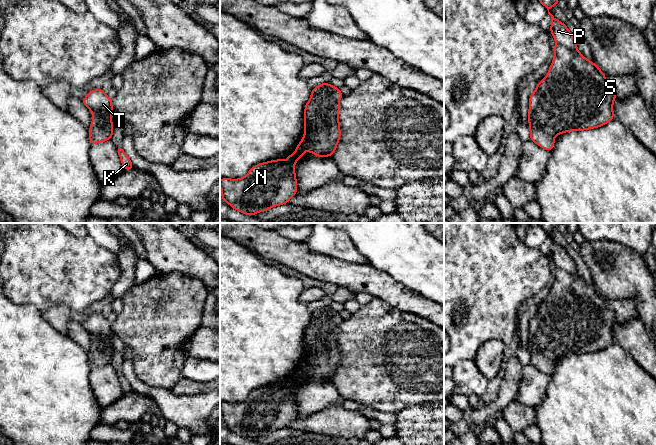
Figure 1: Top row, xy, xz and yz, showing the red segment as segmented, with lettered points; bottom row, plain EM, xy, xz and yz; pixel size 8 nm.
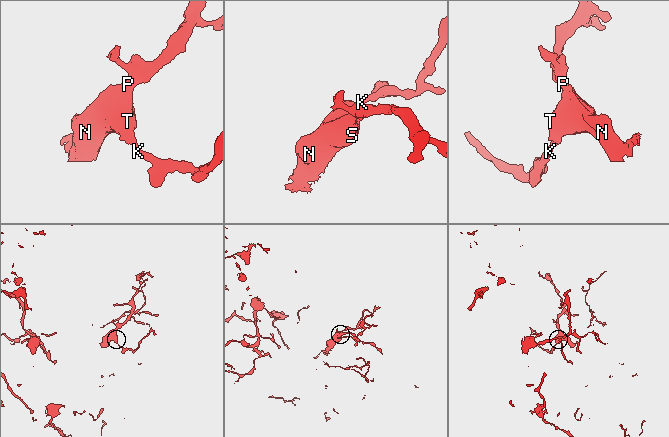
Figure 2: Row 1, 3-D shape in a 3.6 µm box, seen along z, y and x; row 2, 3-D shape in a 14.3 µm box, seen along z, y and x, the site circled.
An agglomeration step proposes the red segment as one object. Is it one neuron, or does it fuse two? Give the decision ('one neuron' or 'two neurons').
one neuron

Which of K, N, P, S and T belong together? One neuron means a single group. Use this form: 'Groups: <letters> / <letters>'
Groups: K N P S T

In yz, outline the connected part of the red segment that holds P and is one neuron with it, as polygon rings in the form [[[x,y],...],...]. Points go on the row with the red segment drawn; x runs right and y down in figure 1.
[[[538,0],[551,16],[550,33],[555,40],[554,59],[548,74],[537,84],[529,98],[528,121],[530,140],[547,151],[555,144],[554,136],[564,132],[583,131],[601,127],[614,119],[614,87],[605,80],[606,75],[577,49],[577,42],[567,26],[557,20],[549,9],[557,6],[558,0]]]

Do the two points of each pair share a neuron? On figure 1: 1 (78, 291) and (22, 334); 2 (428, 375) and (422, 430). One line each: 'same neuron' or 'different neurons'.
1: different neurons
2: different neurons

